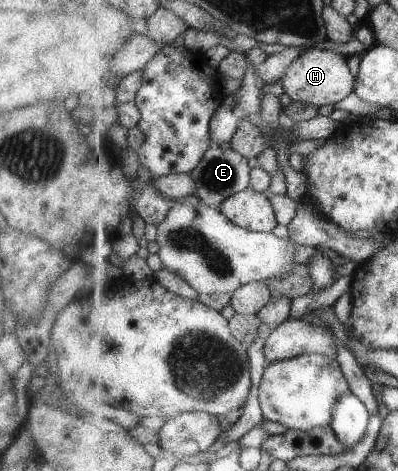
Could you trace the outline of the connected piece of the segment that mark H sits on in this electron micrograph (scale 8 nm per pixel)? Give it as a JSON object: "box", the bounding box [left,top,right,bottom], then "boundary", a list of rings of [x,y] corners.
{"box":[281,48,357,107],"boundary":[[[305,48],[300,57],[288,68],[281,83],[292,101],[322,107],[336,105],[338,101],[346,99],[355,91],[357,77],[352,75],[352,69],[348,67],[348,56],[330,50]]]}

